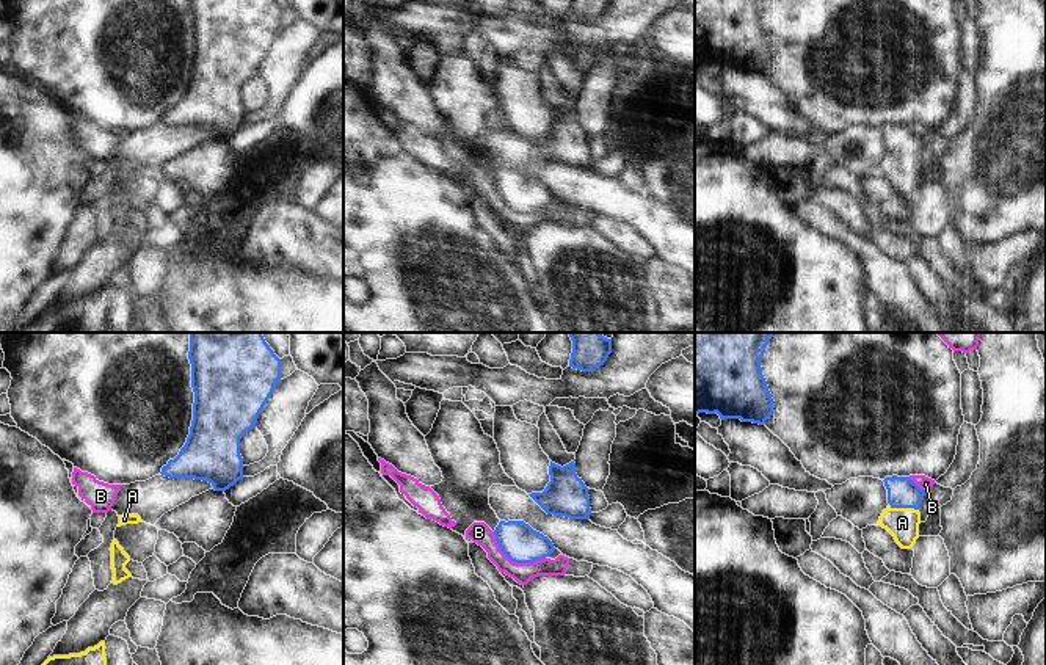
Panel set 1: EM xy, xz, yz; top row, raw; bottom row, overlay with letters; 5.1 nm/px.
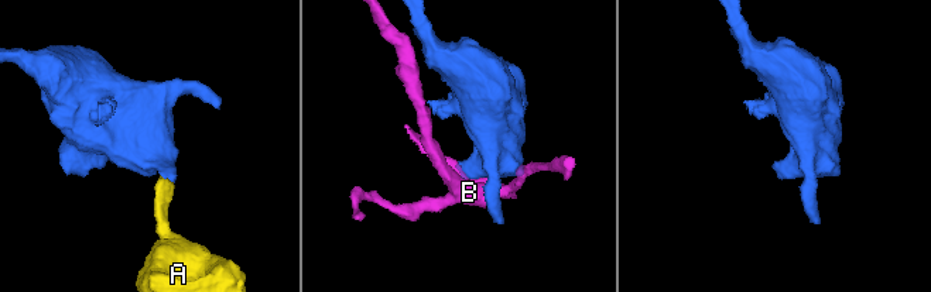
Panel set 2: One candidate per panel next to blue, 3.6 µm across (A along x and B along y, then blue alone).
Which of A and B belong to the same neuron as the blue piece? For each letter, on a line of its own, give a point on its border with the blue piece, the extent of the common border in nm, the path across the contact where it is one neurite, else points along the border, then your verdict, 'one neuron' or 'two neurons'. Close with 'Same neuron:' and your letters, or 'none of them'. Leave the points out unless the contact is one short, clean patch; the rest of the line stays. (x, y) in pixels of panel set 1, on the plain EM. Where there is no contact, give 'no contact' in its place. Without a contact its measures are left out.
A: meets blue in yz at (904, 156); contact 160 nm long; runs through yz (902, 141), (904, 156), (902, 171); one neuron
B: meets blue in xz at (515, 210); contact 300 nm long; two neurons
Same neuron: A

